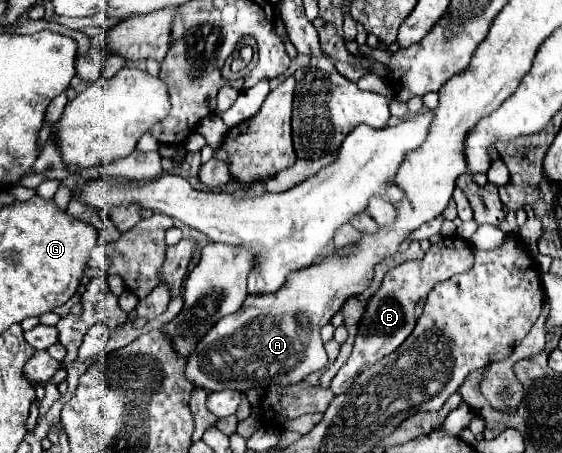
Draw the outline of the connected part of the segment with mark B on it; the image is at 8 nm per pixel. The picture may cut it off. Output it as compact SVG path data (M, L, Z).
M446 238L440 244L432 244L432 248L426 252L422 260L408 260L396 268L392 268L380 286L380 290L370 298L366 314L360 322L358 336L354 342L354 350L346 366L340 368L340 372L334 376L330 390L334 394L342 394L352 386L352 378L356 378L362 370L376 364L380 358L394 352L414 330L416 320L422 314L422 306L426 302L426 296L434 288L434 284L448 280L450 276L468 272L474 264L474 252L470 244L466 244L462 238Z

